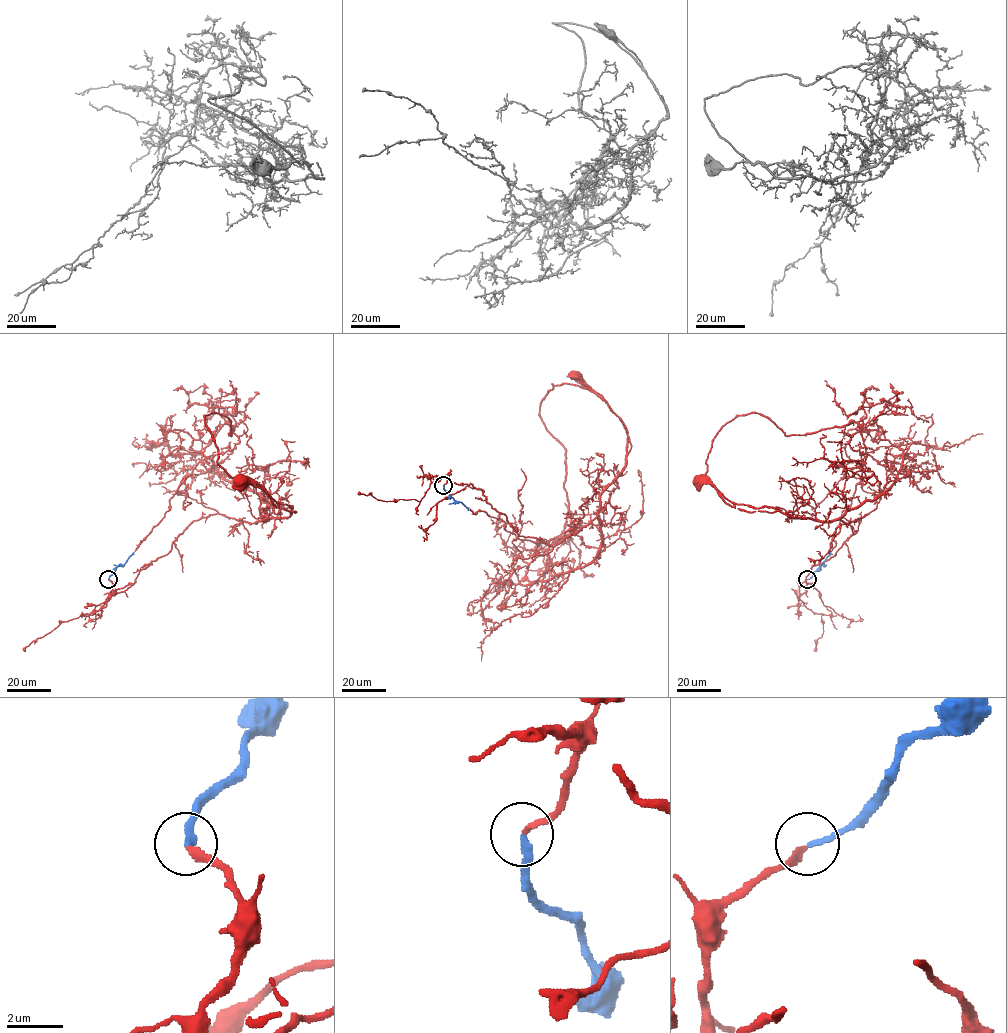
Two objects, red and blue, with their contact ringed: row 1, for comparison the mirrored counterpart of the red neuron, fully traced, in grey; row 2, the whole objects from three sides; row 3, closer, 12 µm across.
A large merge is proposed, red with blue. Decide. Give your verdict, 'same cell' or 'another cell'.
same cell

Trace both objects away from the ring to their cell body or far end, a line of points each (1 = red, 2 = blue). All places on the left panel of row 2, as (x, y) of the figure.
1: (108, 579), (111, 595), (125, 591), (193, 521), (214, 513), (252, 523), (290, 515), (292, 506), (242, 479)
2: (108, 579), (133, 552)

